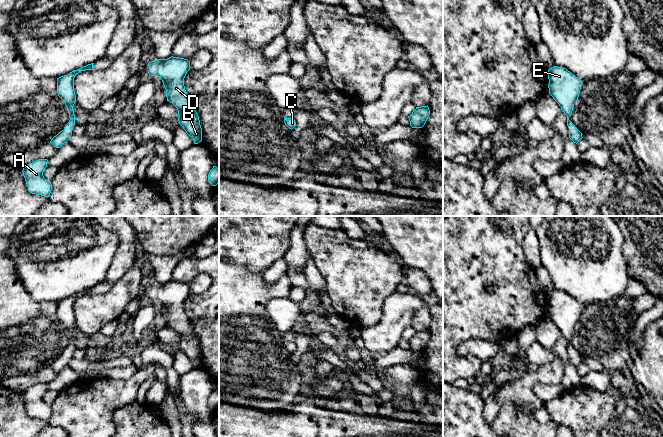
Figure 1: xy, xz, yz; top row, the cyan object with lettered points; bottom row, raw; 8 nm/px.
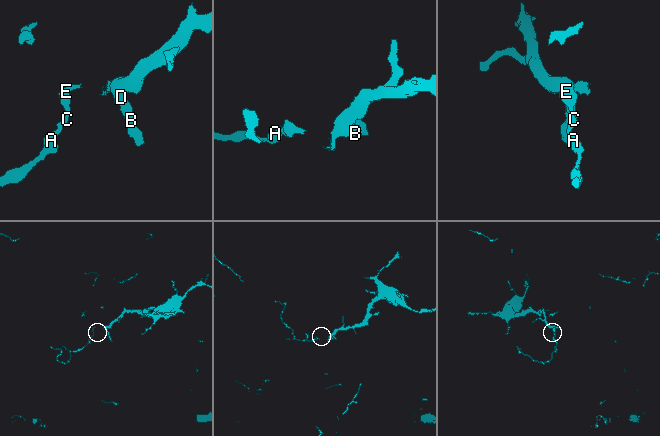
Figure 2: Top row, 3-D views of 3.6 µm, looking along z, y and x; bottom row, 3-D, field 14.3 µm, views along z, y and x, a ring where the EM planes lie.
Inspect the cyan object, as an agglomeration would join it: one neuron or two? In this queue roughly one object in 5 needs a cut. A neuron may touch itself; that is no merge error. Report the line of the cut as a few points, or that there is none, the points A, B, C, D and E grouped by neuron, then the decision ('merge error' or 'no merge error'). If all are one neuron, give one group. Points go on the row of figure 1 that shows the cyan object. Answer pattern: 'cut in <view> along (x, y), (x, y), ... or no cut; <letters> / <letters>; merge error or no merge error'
no cut; A B C D E; no merge error

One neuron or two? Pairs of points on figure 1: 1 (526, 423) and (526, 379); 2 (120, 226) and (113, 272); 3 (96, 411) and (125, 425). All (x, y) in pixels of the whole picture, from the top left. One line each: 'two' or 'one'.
1: one
2: one
3: two

